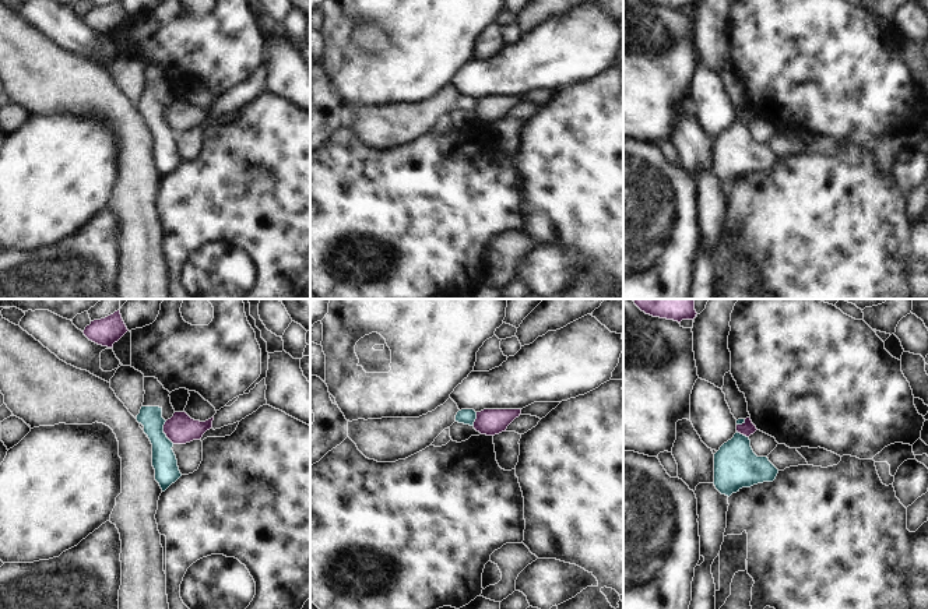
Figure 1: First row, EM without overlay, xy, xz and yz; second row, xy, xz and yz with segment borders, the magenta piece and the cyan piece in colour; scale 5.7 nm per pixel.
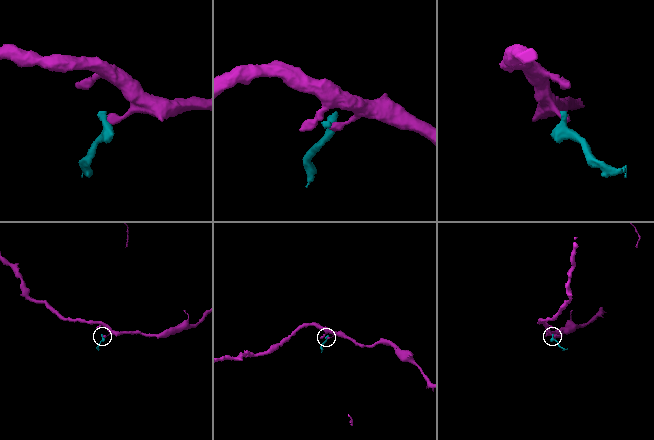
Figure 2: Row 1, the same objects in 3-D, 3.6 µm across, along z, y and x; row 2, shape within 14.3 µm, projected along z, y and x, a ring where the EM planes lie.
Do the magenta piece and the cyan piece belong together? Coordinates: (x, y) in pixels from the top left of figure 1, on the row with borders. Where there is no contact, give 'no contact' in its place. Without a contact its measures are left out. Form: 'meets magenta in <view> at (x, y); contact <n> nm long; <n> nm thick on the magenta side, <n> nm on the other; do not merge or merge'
meets magenta in xy at (164, 432); contact 140 nm long; 170 nm thick on the magenta side, 140 nm on the other; do not merge

